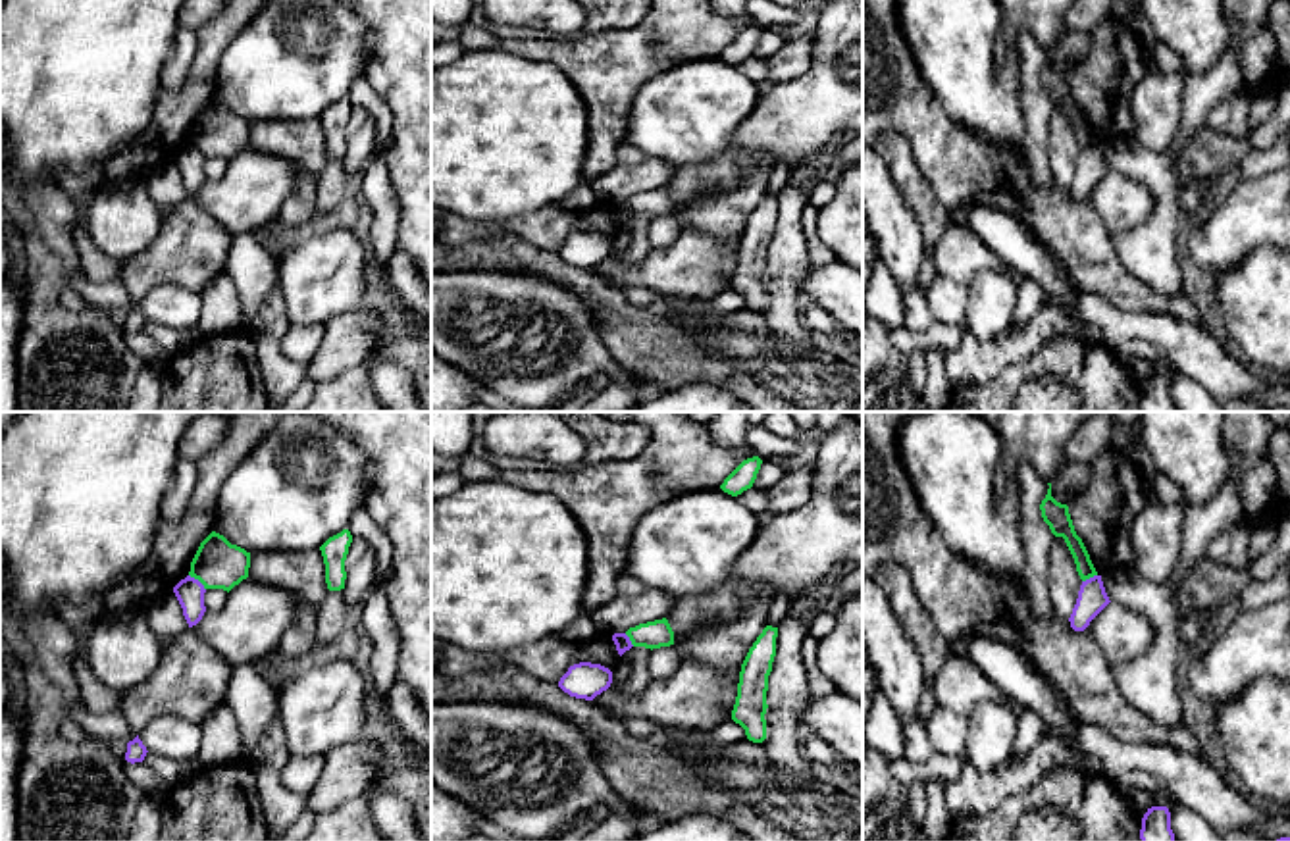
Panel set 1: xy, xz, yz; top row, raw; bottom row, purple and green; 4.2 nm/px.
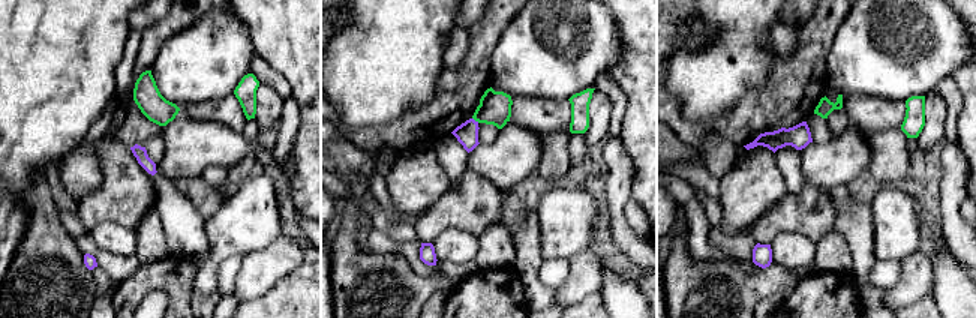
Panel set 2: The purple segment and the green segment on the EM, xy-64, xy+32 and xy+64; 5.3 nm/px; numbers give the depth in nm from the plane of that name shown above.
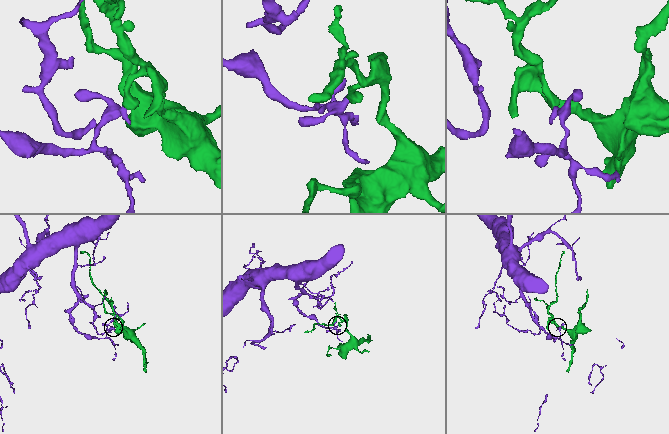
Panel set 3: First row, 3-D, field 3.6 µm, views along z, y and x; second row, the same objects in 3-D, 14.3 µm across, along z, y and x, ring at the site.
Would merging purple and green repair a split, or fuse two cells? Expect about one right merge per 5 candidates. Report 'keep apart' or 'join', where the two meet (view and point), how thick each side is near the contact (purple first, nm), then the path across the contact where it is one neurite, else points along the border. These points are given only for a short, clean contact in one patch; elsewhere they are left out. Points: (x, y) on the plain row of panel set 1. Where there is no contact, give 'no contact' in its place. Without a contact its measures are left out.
keep apart; meets purple in xy at (199, 151); 120 nm thick on the purple side, 200 nm on the other; border along xy (189, 143), (205, 158)

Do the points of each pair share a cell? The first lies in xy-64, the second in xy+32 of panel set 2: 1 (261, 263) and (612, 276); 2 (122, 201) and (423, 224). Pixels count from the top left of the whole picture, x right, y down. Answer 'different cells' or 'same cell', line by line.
1: different cells
2: same cell

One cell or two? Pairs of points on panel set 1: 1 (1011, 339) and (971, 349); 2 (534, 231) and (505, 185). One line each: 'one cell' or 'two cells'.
1: one cell
2: two cells

